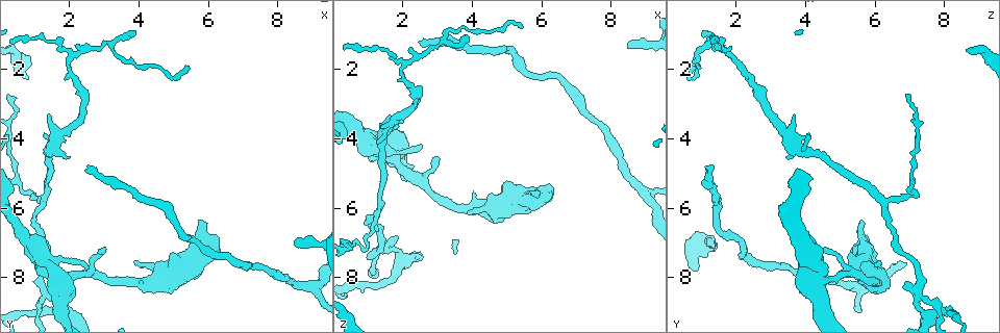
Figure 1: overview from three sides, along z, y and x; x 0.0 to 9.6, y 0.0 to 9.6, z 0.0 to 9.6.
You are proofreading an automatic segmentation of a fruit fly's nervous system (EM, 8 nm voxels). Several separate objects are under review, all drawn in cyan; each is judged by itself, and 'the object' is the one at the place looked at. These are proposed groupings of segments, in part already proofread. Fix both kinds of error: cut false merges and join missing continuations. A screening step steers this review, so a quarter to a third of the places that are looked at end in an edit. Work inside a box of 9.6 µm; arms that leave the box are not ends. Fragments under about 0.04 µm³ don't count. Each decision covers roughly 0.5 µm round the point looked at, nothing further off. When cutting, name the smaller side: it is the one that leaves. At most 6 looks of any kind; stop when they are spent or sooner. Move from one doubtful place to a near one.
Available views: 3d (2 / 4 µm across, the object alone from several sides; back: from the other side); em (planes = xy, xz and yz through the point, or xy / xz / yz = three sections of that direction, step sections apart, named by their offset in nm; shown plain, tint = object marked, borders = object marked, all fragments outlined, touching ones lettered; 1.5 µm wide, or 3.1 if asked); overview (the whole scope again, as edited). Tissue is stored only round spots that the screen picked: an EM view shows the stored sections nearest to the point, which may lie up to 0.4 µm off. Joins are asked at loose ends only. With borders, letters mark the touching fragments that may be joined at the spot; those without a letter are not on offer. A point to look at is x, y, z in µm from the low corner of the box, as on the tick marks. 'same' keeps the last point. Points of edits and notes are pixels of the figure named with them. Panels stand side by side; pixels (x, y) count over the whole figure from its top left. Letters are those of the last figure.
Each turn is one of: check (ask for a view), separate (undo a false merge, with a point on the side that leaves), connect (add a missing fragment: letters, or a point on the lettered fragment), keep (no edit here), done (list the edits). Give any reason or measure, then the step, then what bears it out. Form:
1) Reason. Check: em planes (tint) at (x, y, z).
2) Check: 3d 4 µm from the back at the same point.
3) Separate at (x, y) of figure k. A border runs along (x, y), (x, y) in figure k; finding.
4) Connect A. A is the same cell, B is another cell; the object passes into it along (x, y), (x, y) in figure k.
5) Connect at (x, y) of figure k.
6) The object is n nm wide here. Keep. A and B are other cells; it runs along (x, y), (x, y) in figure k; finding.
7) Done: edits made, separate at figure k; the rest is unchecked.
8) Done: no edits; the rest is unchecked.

Calibre changes. Check: em yz step 4 (borders) at (2.05, 9.15, 7.45).

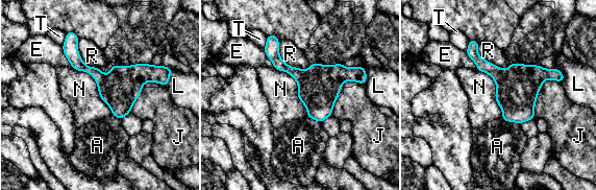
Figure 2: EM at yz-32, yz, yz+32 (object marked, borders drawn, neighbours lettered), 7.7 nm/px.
Keep. A, E, J, L, N, R and T are other cells; a border runs along (70, 66), (93, 77), (113, 115) in figure 2; one neuron here.

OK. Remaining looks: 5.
Branch stops here. Check: em planes (borders) at (5.80, 6.30, 5.65).

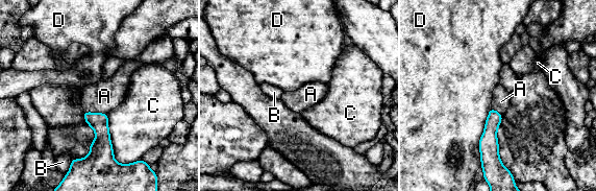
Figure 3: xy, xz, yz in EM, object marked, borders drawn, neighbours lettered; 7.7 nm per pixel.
Connect at (104, 96) of figure 3. A is the same cell, B, C and D are other cells; the object passes into it along (98, 121), (96, 113), (104, 96) in figure 3; the neuron continues.

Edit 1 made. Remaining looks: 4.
An open end. Check: em yz step 8 (borders) at (2.50, 4.80, 1.35).

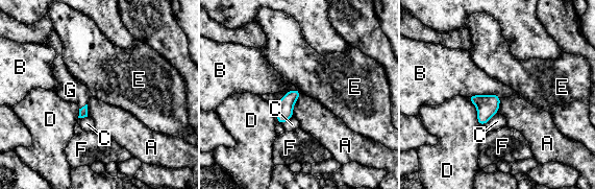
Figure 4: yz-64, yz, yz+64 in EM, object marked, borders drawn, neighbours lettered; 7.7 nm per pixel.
The longest contact is with B, 260 nm. Connect at (273, 98) of figure 4. G is the same cell, A, B, C, D, E and F are other cells; the neuron continues.

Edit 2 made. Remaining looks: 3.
Done: edits made, connect at figure 3, connect at figure 4; the rest is unchecked.

